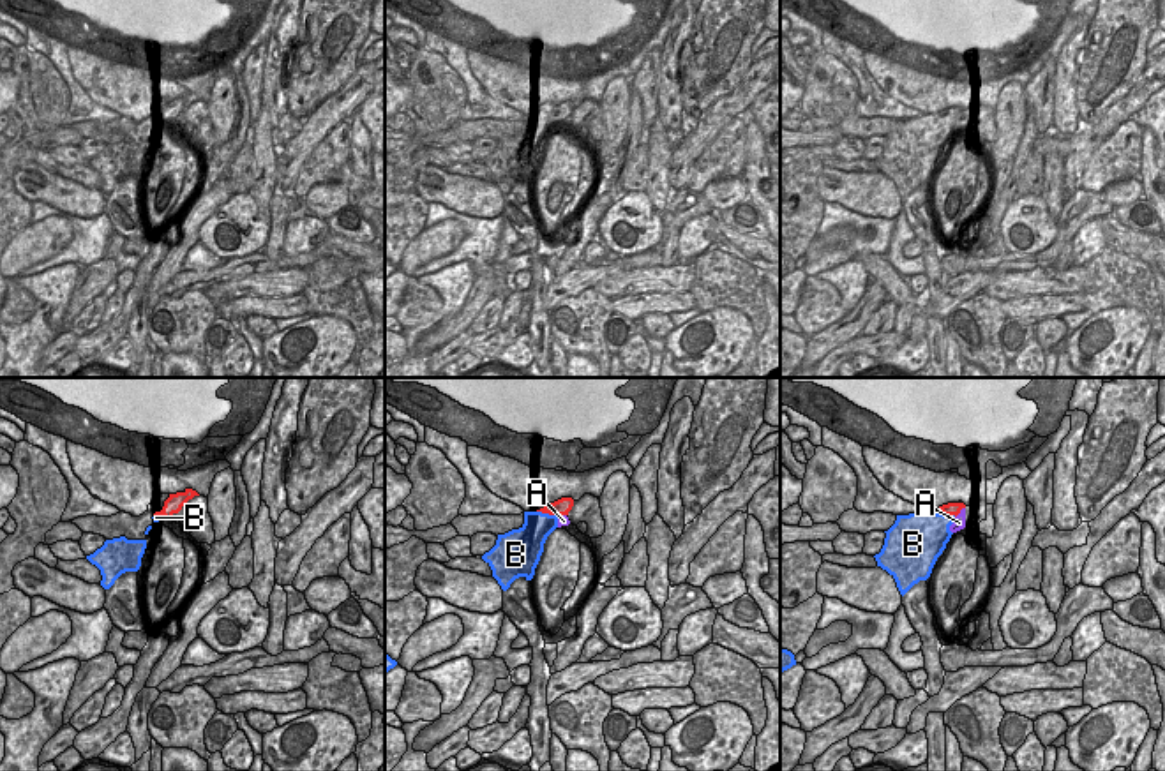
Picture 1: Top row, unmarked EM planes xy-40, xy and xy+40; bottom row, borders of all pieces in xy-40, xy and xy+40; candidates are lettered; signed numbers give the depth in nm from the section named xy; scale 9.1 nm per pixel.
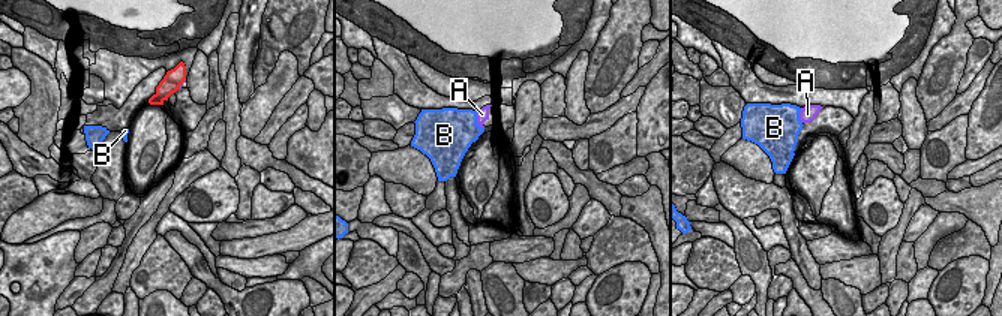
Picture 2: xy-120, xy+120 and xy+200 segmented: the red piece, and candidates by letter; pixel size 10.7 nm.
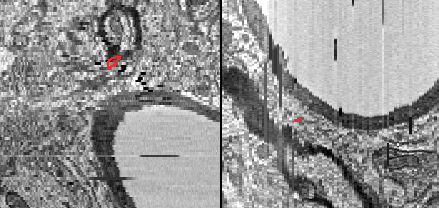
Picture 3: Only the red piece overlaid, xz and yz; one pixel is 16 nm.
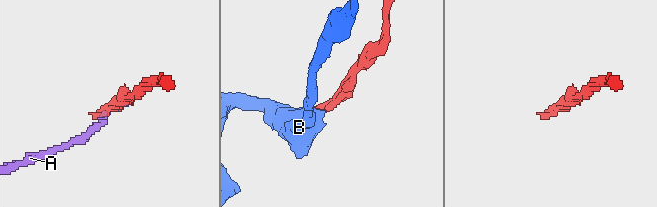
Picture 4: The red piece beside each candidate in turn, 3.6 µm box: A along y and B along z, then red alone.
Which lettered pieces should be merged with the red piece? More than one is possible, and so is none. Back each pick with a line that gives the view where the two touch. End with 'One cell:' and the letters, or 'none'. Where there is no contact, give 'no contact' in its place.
A: contact in xy+40
One cell: A

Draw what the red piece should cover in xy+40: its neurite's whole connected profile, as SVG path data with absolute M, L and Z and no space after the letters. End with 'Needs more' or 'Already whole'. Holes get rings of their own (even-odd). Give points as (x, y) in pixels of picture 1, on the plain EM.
M948 108L937 113L937 118L953 120L953 129L950 131L951 138L957 138L966 132L966 109L964 108Z. Needs more.

